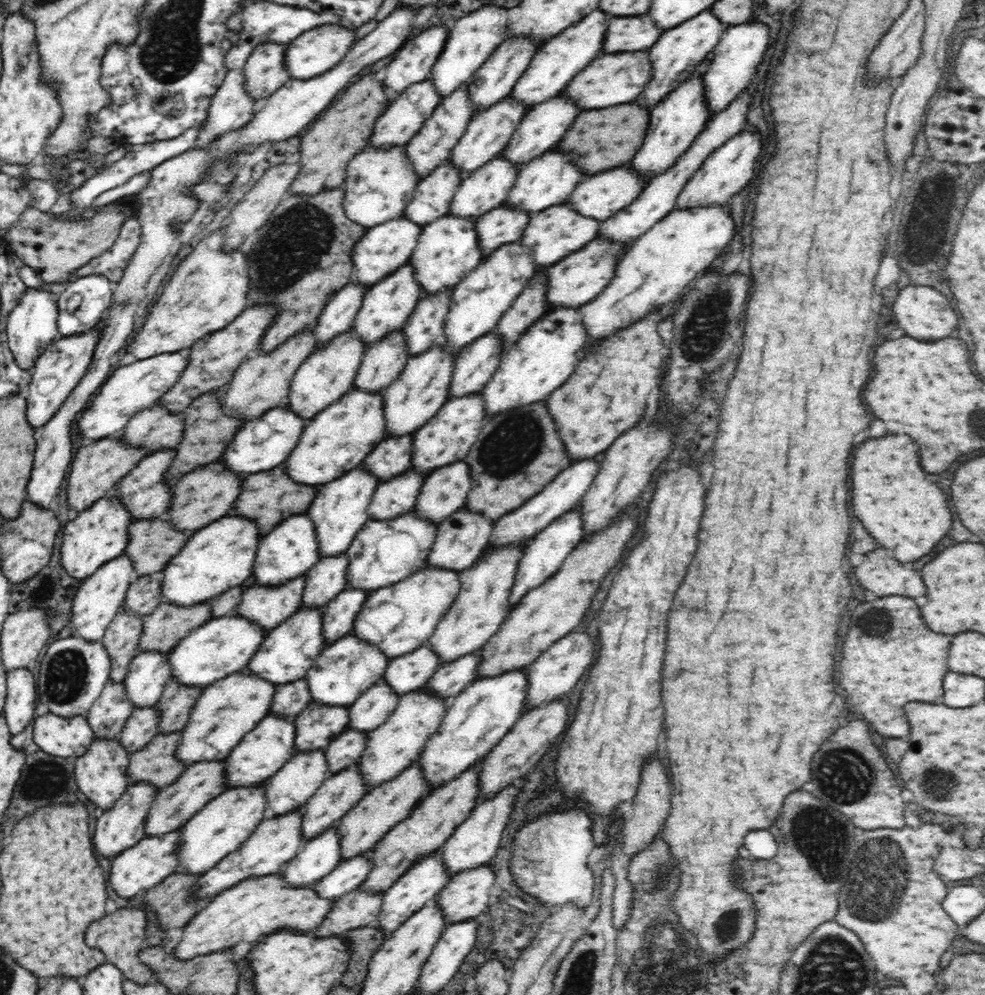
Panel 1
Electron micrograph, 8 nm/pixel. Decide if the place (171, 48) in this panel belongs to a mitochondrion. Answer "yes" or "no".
yes

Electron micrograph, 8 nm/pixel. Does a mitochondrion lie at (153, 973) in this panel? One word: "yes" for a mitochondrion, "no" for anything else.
no

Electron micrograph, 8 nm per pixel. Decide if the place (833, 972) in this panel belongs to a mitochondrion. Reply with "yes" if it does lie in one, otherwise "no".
yes

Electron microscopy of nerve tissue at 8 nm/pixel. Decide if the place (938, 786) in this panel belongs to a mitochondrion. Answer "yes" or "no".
yes

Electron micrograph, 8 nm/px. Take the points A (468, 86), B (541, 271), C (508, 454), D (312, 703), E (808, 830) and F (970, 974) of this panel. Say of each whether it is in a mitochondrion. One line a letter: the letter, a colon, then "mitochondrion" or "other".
A: other
B: other
C: mitochondrion
D: other
E: mitochondrion
F: other

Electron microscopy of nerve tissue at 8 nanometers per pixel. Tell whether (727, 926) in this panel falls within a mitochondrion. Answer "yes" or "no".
yes

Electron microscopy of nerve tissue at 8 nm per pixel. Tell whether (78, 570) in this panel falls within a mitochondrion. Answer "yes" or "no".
no

